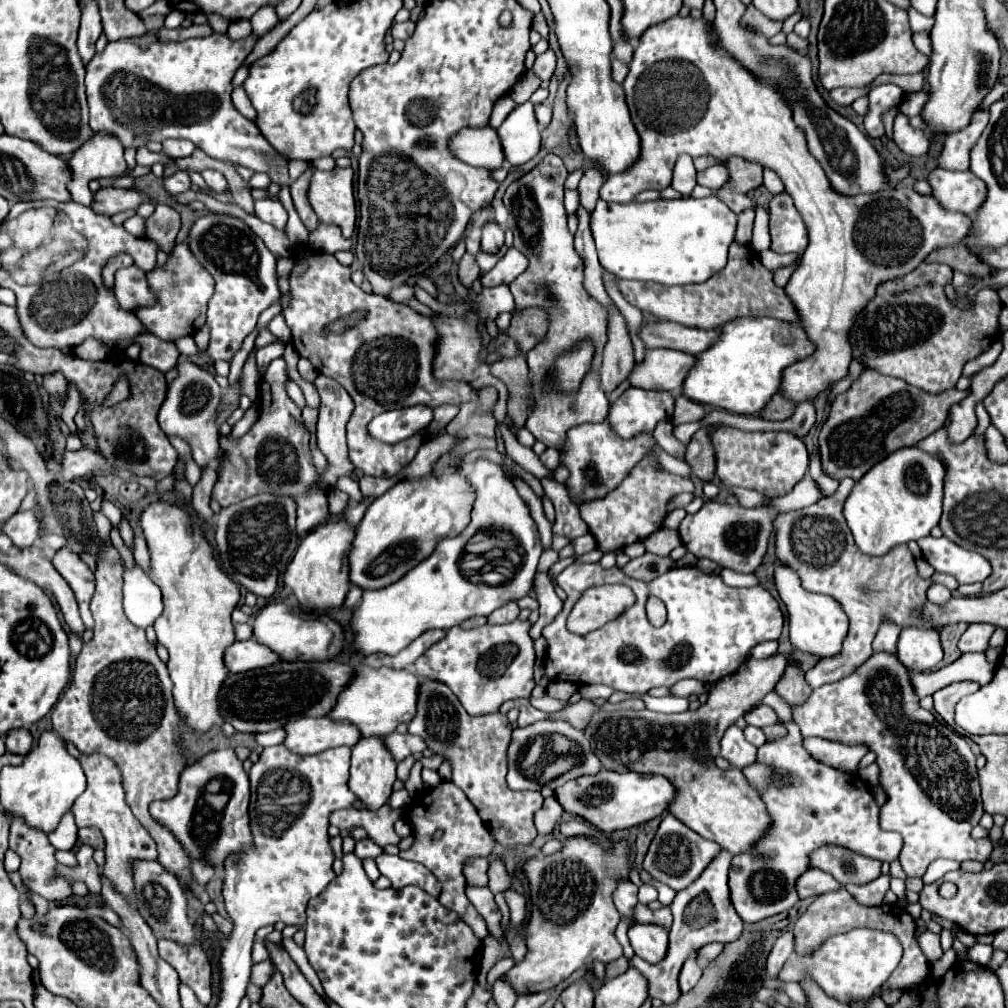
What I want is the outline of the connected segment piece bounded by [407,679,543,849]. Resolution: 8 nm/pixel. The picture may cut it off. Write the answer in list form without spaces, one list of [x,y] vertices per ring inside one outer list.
[[[421,681],[417,695],[417,713],[409,721],[409,733],[421,735],[429,749],[449,759],[453,767],[453,783],[467,795],[477,809],[481,821],[487,825],[493,839],[505,847],[529,845],[535,837],[533,815],[543,805],[539,791],[511,791],[505,783],[507,775],[507,745],[511,741],[511,723],[501,713],[469,715],[455,693],[441,681]]]

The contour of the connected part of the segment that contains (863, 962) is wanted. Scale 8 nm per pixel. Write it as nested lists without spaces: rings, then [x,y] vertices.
[[[853,929],[843,935],[835,935],[827,939],[811,957],[791,955],[783,965],[779,979],[781,981],[799,981],[805,973],[809,973],[821,989],[837,997],[843,1003],[853,999],[865,999],[877,991],[895,971],[903,955],[903,947],[893,933],[885,933],[879,929]]]

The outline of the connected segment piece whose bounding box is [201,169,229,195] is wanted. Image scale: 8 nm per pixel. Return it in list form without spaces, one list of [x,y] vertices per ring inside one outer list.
[[[207,169],[207,171],[203,171],[203,173],[201,173],[201,177],[205,179],[207,187],[209,187],[213,193],[219,193],[219,195],[227,193],[227,189],[229,189],[229,187],[227,187],[227,181],[225,181],[225,177],[223,177],[221,173]]]

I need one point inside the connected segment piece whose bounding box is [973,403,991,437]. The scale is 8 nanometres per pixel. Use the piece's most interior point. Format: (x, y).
(983, 421)

